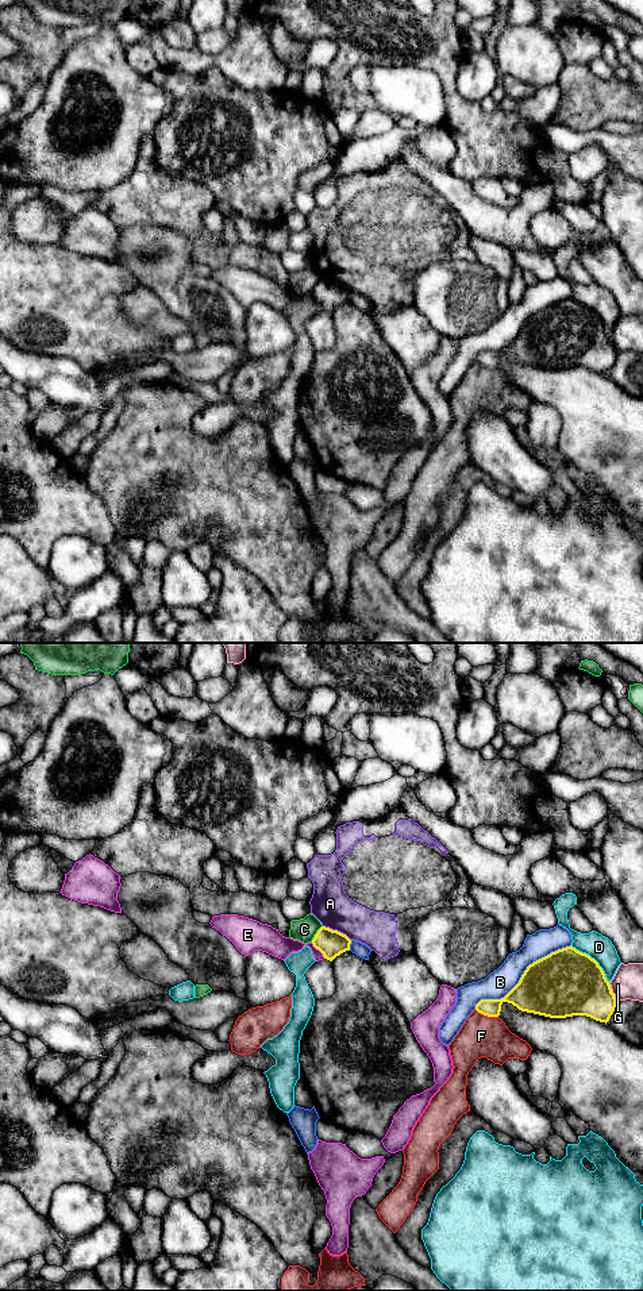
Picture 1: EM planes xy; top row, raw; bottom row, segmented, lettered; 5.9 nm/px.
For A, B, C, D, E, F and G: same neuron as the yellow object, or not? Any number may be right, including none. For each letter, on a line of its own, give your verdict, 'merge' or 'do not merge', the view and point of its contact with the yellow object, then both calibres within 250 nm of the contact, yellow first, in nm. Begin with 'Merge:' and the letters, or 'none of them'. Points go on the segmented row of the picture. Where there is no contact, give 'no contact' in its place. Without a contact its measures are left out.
Merge: none of them
A: do not merge; meets yellow in xy at (337, 931); 160 nm thick on the yellow side, 240 nm on the other
B: do not merge; meets yellow in xy at (522, 975); 380 nm thick on the yellow side, 160 nm on the other
C: do not merge; meets yellow in xy at (316, 933); 160 nm thick on the yellow side, 140 nm on the other
D: do not merge; meets yellow in xy at (593, 959); 400 nm thick on the yellow side, 150 nm on the other
E: do not merge; meets yellow in xy at (319, 950); 160 nm thick on the yellow side, 140 nm on the other
F: do not merge; meets yellow in xy at (486, 1014); 160 nm thick on the yellow side, 260 nm on the other
G: do not merge; meets yellow in xy at (611, 991); 380 nm thick on the yellow side, 190 nm on the other

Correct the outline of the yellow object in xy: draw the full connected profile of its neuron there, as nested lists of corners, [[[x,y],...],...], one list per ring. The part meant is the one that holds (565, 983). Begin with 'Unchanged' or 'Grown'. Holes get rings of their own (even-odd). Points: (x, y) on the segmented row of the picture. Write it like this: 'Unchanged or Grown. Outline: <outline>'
Unchanged. Outline: [[[566,947],[534,961],[527,967],[519,983],[501,999],[481,999],[475,1010],[488,1017],[498,1017],[501,1005],[512,1003],[521,1011],[550,1018],[586,1016],[608,1022],[616,1007],[616,998],[602,968],[589,955]]]

